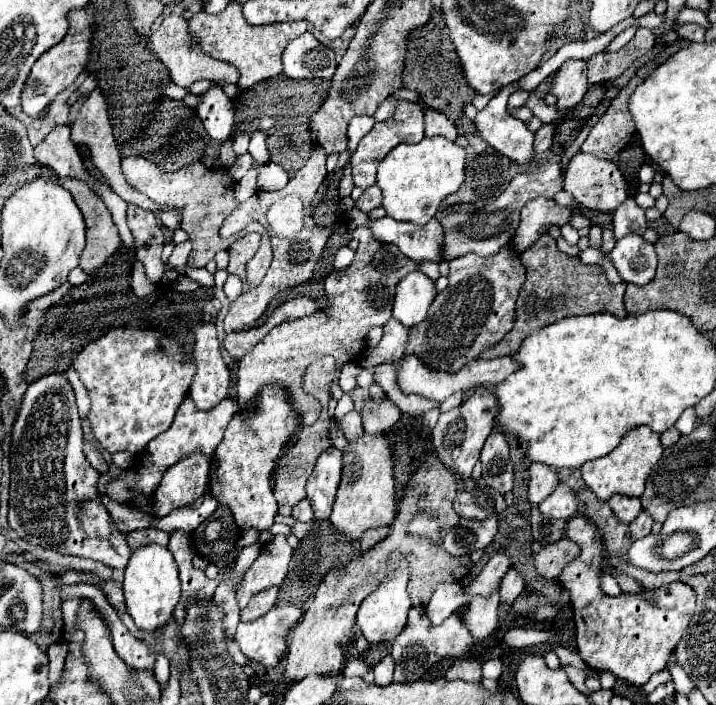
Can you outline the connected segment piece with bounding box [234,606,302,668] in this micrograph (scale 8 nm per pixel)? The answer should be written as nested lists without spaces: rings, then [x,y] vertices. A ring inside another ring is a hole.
[[[276,606],[262,618],[240,622],[234,638],[250,660],[272,668],[286,656],[288,632],[300,618],[302,610],[298,606]]]

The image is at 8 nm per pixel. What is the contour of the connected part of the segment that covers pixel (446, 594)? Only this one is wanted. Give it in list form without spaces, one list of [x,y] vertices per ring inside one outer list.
[[[446,582],[440,584],[438,590],[432,594],[432,600],[426,606],[426,614],[432,624],[442,624],[450,614],[454,614],[464,604],[464,588],[458,582]]]

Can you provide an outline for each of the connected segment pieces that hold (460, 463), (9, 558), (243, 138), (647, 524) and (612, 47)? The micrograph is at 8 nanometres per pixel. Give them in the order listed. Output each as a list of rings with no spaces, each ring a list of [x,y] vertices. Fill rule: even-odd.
[[[480,386],[472,394],[468,394],[460,406],[442,412],[438,418],[438,424],[432,432],[432,444],[434,448],[440,448],[438,458],[442,464],[458,472],[460,476],[470,476],[474,464],[480,458],[480,450],[488,438],[488,434],[496,426],[496,396],[492,396],[492,390]]]
[[[6,554],[4,562],[8,564],[16,564],[22,566],[24,570],[28,570],[32,576],[36,576],[42,584],[42,600],[44,600],[44,616],[42,616],[42,624],[40,630],[34,632],[30,638],[46,652],[46,648],[54,642],[58,642],[58,638],[62,638],[62,610],[60,610],[60,592],[56,586],[56,578],[50,574],[44,574],[38,566],[30,564],[24,560],[22,554]]]
[[[246,133],[237,134],[234,136],[232,146],[237,156],[246,154],[246,152],[248,152],[249,139],[249,135]]]
[[[642,512],[632,524],[630,524],[630,532],[632,532],[632,540],[638,540],[638,538],[644,538],[650,534],[652,530],[652,524],[654,524],[654,518],[648,516],[648,512]]]
[[[632,26],[631,28],[626,28],[624,32],[620,32],[620,34],[606,46],[604,52],[618,52],[622,46],[626,46],[626,44],[632,40],[632,36],[634,36],[634,32],[636,32],[637,29],[637,26]]]

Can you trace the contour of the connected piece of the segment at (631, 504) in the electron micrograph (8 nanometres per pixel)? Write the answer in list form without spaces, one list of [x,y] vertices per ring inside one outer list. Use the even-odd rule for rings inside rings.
[[[612,496],[608,500],[608,504],[612,506],[614,514],[618,516],[618,520],[630,524],[640,512],[642,512],[642,504],[638,498],[630,498],[630,496]]]

